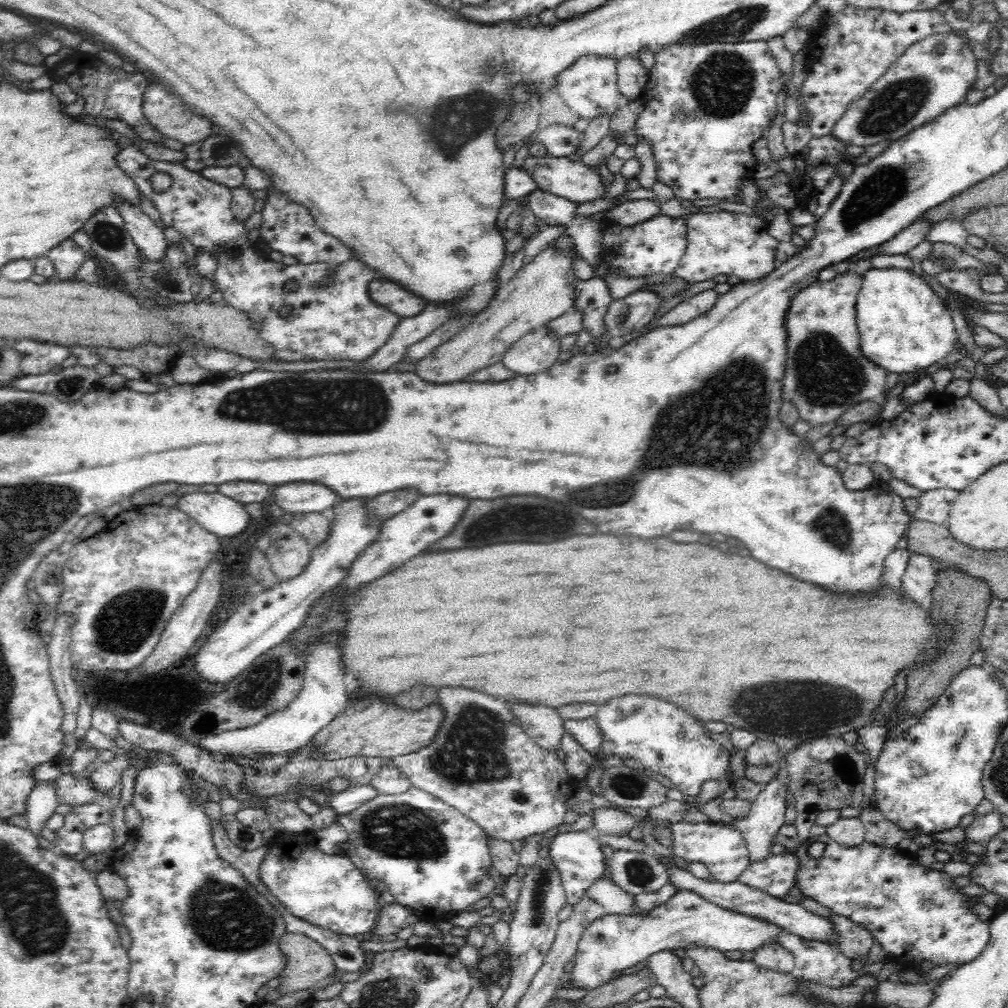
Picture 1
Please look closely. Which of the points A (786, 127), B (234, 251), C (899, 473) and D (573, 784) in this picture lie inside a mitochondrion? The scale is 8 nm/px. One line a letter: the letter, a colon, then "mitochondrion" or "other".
A: other
B: other
C: other
D: other

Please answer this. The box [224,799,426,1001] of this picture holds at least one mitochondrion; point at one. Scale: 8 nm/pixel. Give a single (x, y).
(245, 837)

